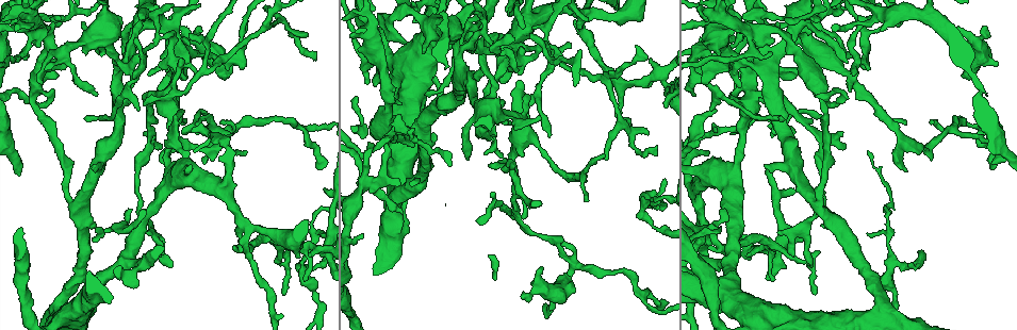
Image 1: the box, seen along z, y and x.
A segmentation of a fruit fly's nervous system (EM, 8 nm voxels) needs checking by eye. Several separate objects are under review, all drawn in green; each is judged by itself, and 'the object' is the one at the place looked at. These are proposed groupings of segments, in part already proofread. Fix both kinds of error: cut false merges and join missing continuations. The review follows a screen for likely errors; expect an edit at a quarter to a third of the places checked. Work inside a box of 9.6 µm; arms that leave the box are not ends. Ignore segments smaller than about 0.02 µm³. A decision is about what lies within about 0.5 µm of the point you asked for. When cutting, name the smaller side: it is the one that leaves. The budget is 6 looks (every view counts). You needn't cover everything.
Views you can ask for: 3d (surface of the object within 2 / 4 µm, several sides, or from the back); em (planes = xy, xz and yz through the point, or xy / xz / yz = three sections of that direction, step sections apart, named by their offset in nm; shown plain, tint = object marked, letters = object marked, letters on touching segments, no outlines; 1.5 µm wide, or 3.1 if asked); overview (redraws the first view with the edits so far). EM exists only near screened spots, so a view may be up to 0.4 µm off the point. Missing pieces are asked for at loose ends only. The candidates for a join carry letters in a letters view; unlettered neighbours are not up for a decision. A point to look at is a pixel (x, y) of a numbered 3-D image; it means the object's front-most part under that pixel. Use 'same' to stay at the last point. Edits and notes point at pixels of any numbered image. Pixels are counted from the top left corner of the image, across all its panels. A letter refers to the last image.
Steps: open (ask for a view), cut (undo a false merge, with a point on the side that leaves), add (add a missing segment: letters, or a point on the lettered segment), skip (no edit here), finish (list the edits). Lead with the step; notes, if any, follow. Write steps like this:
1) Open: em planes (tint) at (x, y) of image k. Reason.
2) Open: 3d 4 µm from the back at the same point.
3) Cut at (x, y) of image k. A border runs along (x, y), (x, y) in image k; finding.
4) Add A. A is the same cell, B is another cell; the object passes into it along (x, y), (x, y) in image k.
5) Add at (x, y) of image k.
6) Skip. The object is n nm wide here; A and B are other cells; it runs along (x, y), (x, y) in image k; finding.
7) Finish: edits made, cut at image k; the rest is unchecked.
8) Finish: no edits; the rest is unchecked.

Open: em planes (letters) at (523, 297) of image 1. Free end.

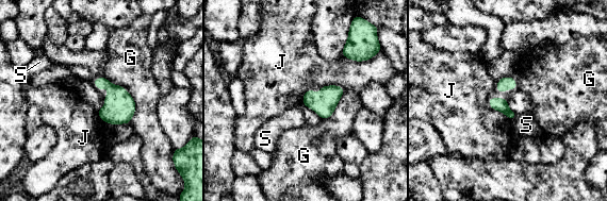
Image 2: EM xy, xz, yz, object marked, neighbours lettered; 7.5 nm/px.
Skip. G, J and S are other cells; a border runs along (102, 77), (133, 99), (130, 122) in image 2; no lettered segment goes on from it.

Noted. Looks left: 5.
Open: em planes (tint) at (100, 48) of image 1.

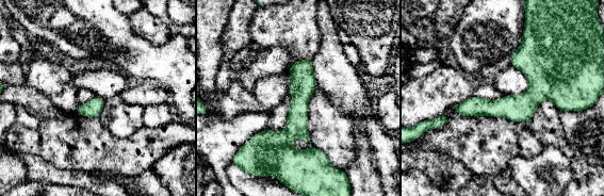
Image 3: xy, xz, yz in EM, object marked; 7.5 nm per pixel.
Open: em planes (letters) at the same point. See the neighbours.

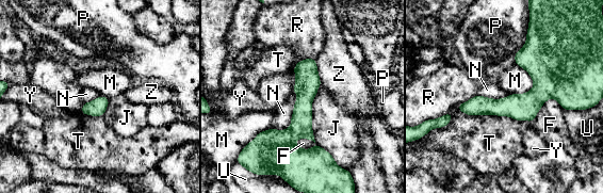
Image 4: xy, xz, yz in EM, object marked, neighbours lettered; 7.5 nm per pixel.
Skip. F, J, M, N, P, R, T, U, Y and Z are other cells; continuous, no second neuron.

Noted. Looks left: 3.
Open: 3d 4 µm at (531, 33) of image 1. Tapers out.

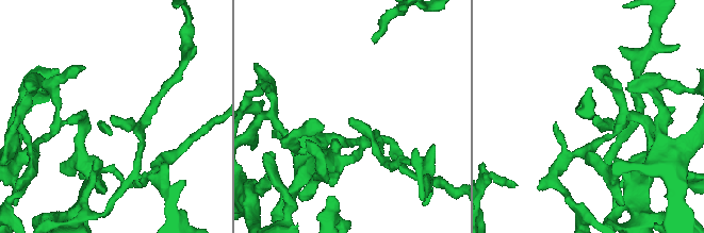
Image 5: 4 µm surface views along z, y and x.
Open: em planes (tint) at (111, 118) of image 5. Now the EM.

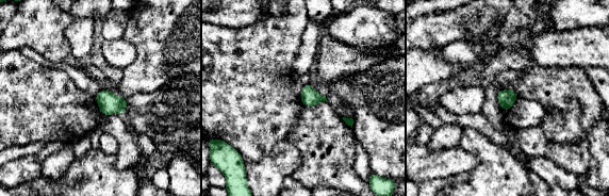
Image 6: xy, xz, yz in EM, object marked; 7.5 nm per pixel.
Open: em planes (letters) at the same point.

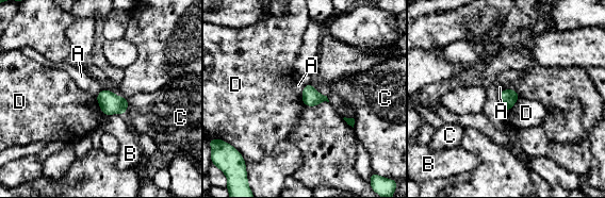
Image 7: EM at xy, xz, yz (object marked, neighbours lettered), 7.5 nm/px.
Skip. A, B, C and D are other cells; a border runs along (305, 85), (300, 96) in image 7; no lettered segment goes on from it.

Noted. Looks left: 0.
Finish: no edits; the rest is unchecked.

